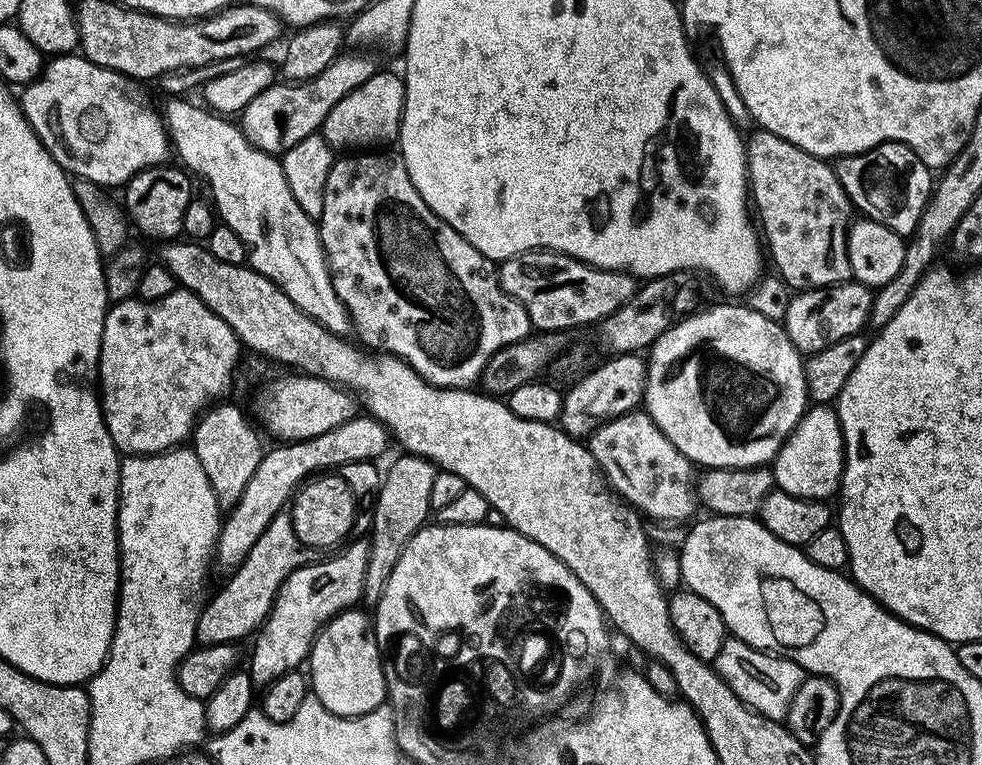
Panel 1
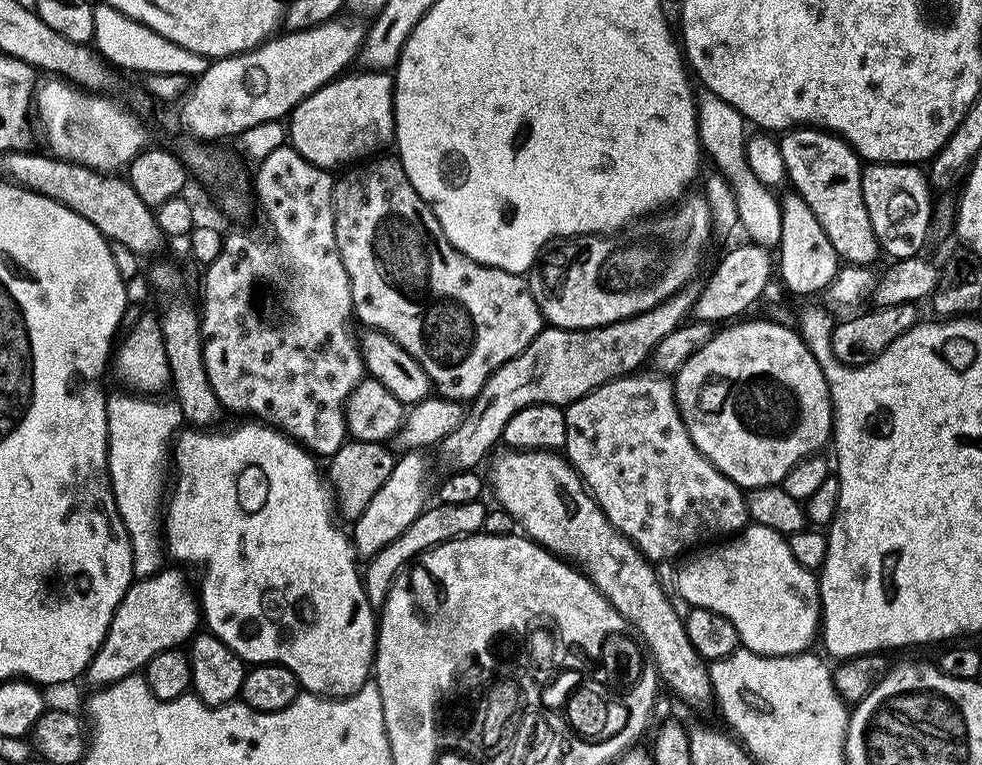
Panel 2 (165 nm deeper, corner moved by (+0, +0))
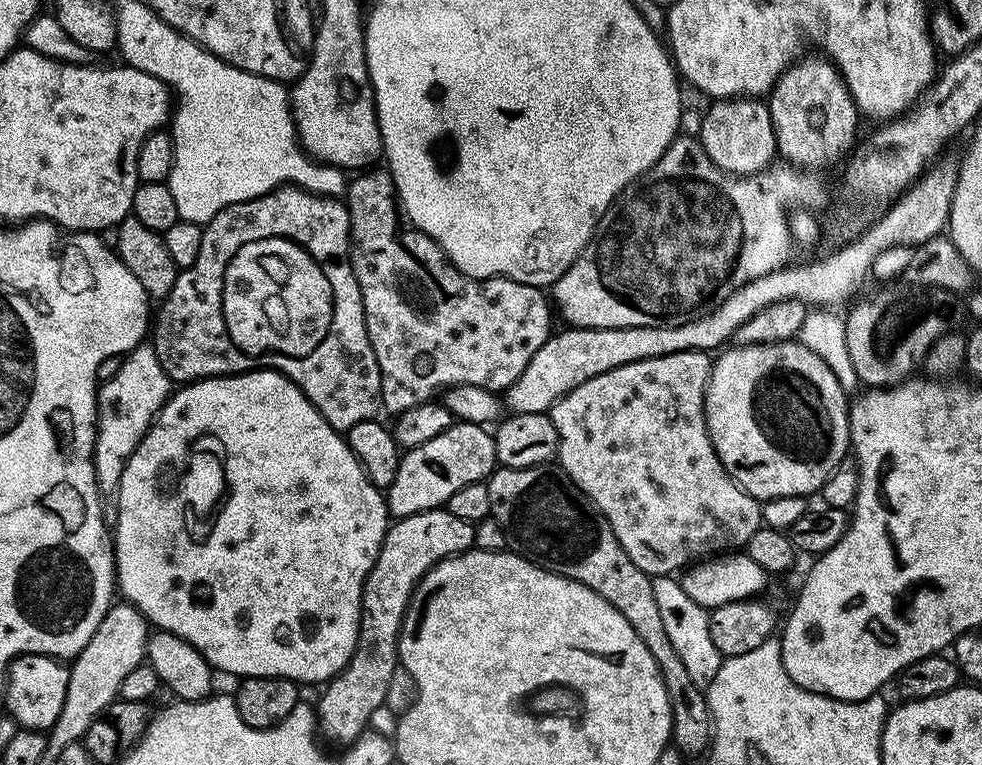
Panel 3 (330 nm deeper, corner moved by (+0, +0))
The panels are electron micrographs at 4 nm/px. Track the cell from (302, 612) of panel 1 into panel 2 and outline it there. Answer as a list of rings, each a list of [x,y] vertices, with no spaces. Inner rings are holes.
[[[405,451],[399,455],[386,482],[378,488],[364,512],[353,523],[353,547],[361,559],[371,559],[383,546],[394,542],[427,507],[428,464],[423,456],[421,451]]]

